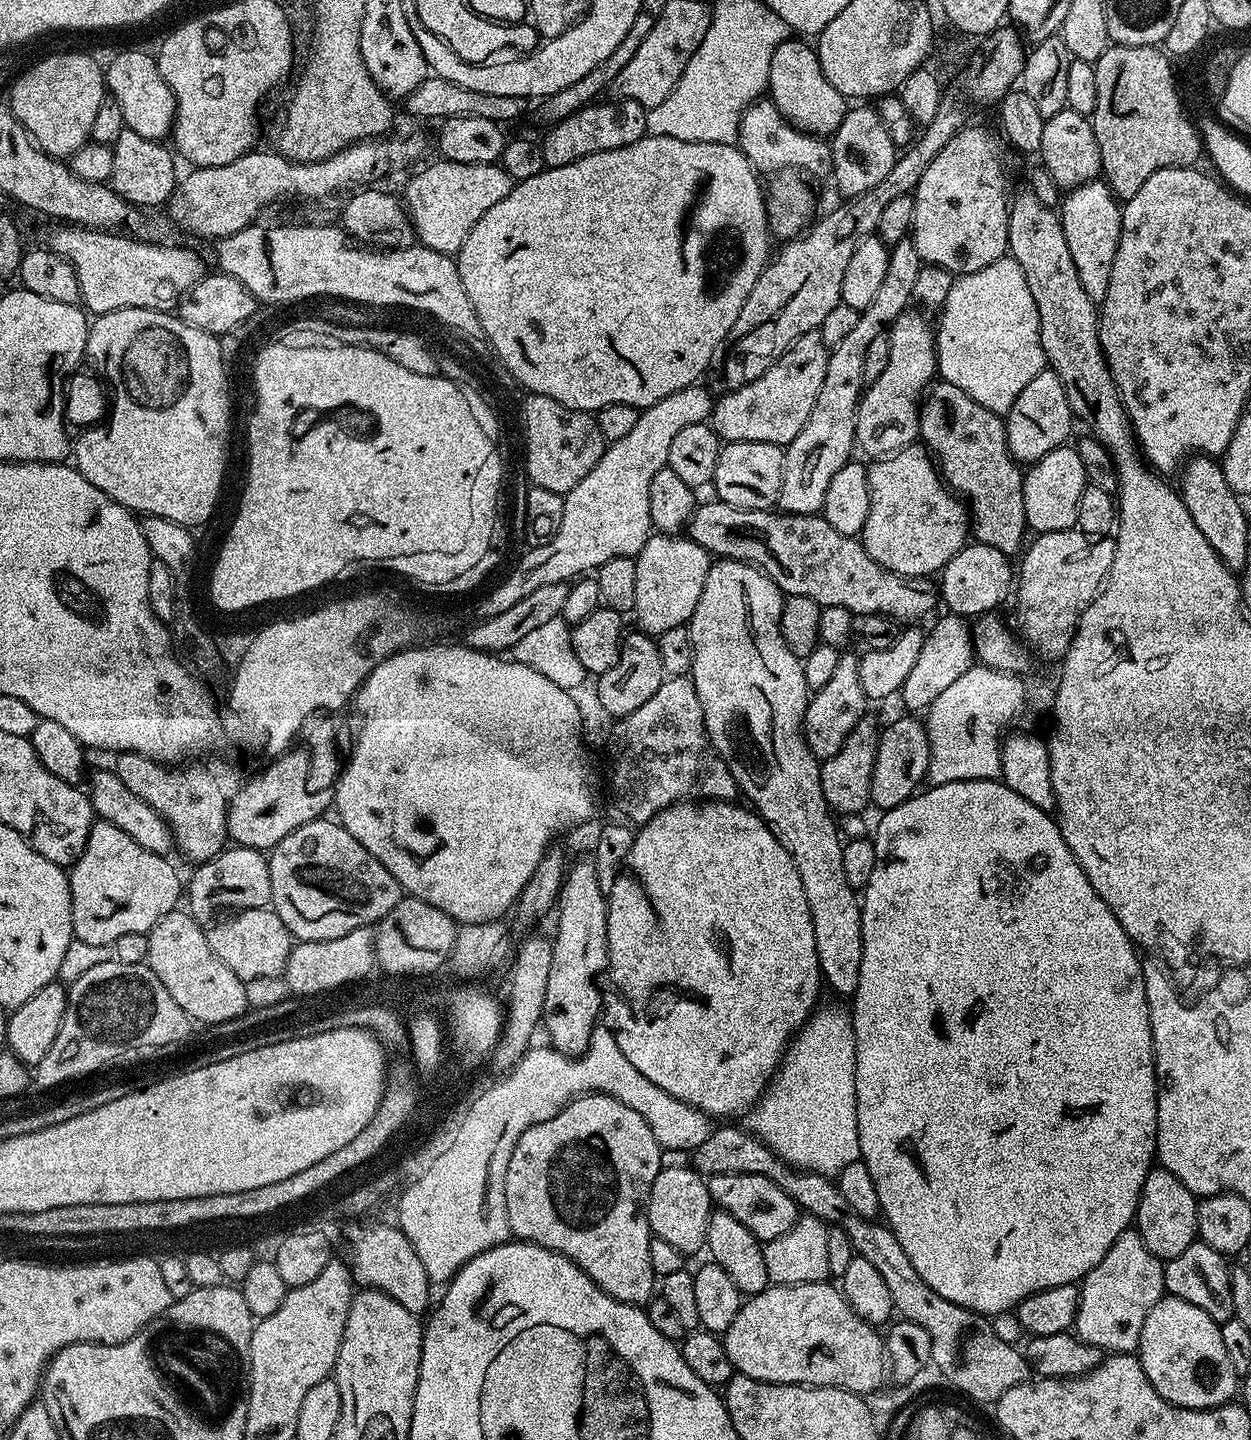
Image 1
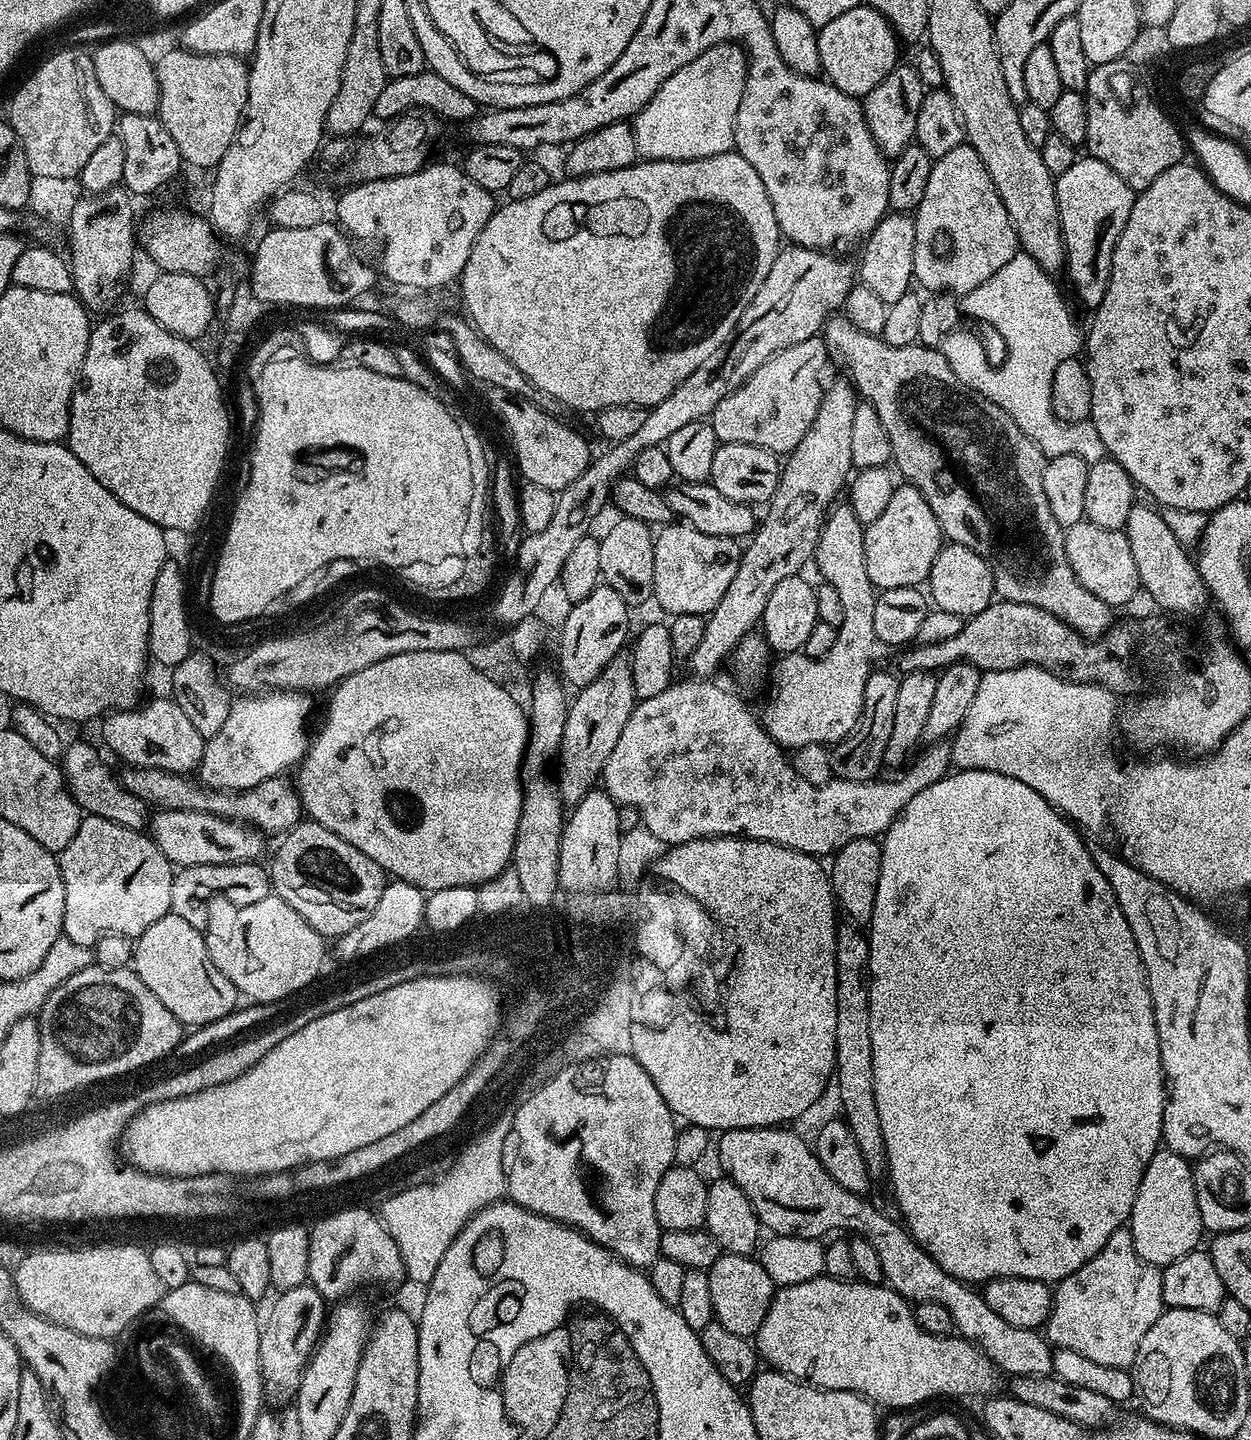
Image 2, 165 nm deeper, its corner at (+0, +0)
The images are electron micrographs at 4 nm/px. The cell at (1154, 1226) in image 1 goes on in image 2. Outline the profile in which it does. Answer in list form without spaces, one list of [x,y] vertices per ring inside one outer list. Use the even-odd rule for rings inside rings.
[[[1157,1150],[1154,1158],[1150,1158],[1150,1166],[1146,1166],[1146,1174],[1142,1174],[1130,1217],[1138,1258],[1157,1266],[1167,1266],[1201,1247],[1200,1235],[1205,1235],[1206,1229],[1202,1214],[1198,1214],[1192,1170],[1193,1165],[1176,1152]]]

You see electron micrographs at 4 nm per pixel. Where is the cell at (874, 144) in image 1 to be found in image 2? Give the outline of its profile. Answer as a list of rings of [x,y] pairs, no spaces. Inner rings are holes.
[[[904,62],[886,74],[870,94],[862,97],[866,126],[883,156],[894,158],[915,141],[918,110],[924,105],[925,91],[922,78],[918,78],[918,70],[911,63]]]

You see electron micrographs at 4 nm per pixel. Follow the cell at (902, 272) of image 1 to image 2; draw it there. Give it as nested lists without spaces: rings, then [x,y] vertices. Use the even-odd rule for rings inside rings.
[[[841,378],[827,385],[824,390],[824,401],[818,406],[818,414],[806,430],[806,438],[798,442],[798,446],[787,457],[780,473],[780,484],[776,488],[776,493],[766,505],[764,518],[759,521],[758,527],[752,532],[746,547],[740,554],[740,565],[738,574],[734,574],[734,582],[730,584],[726,594],[712,613],[707,617],[706,631],[702,636],[701,645],[694,650],[694,654],[688,657],[688,664],[695,671],[697,677],[710,678],[721,666],[722,662],[733,655],[735,648],[747,635],[749,635],[756,625],[763,619],[767,599],[770,593],[782,582],[791,576],[801,575],[804,563],[813,559],[816,551],[816,543],[820,537],[820,528],[823,527],[828,518],[830,509],[837,503],[836,495],[845,491],[850,480],[850,473],[854,465],[850,454],[852,444],[852,424],[854,422],[854,410],[858,403],[858,393],[855,384],[847,378]]]

